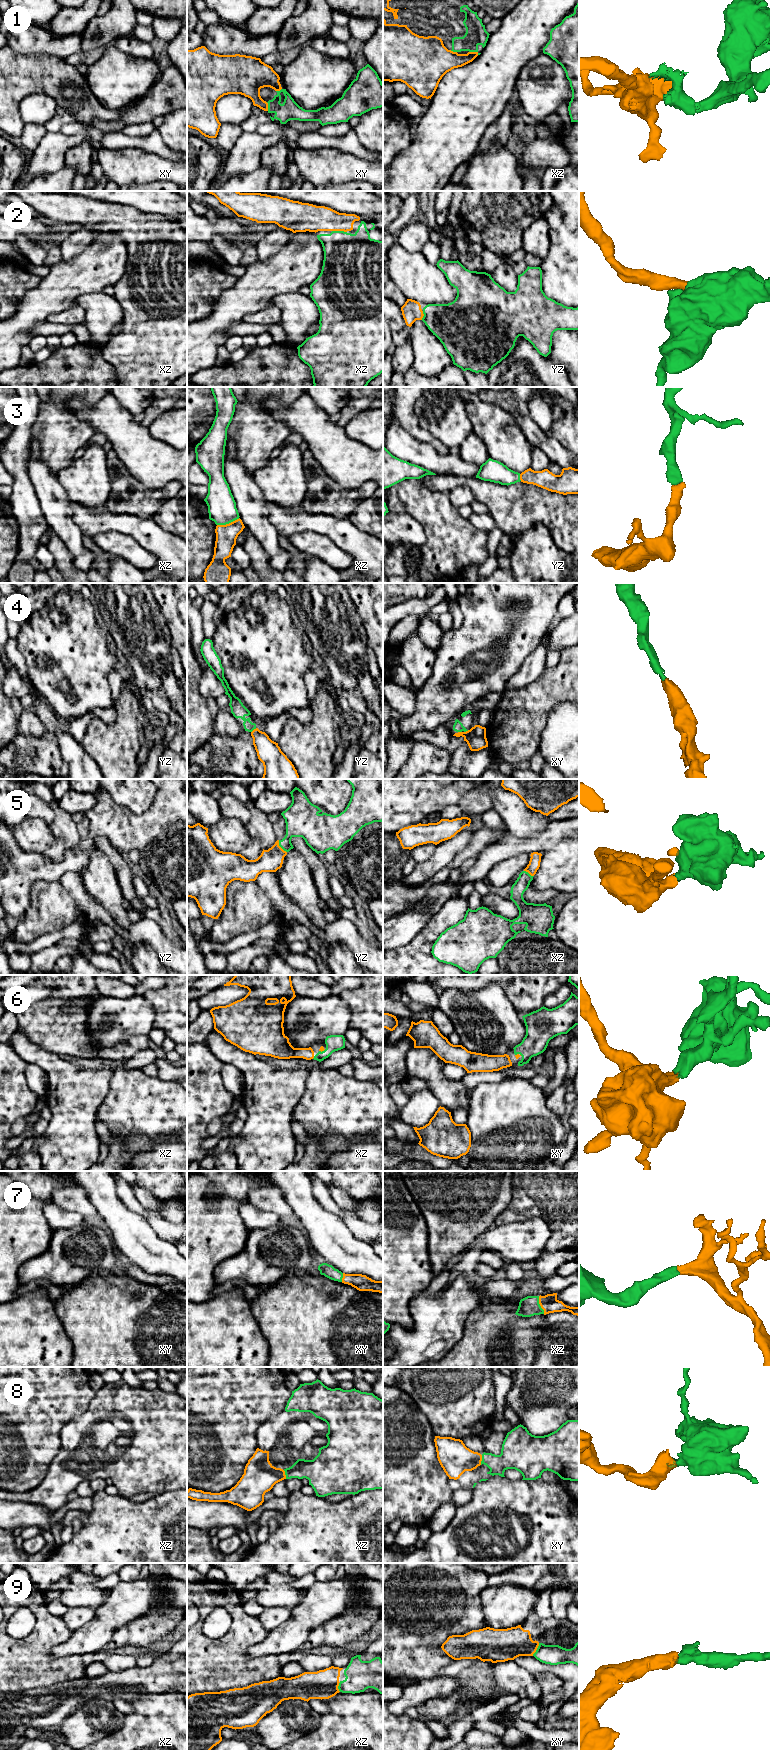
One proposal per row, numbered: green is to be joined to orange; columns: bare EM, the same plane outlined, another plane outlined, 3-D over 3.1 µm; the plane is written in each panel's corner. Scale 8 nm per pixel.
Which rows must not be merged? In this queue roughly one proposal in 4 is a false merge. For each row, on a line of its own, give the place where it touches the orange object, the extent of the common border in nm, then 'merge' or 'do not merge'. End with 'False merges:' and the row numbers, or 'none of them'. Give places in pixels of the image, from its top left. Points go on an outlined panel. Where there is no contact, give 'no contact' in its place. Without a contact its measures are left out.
1: meets orange in xz at (474, 52); contact 80 nm long; merge
2: meets orange in xz at (339, 230); contact 120 nm long; merge
3: meets orange in xz at (229, 523); contact 190 nm long; merge
4: meets orange in yz at (253, 730); contact 60 nm long; merge
5: meets orange in yz at (279, 846); contact 120 nm long; merge
6: meets orange in xz at (313, 1057); contact 30 nm long; merge
7: meets orange in xz at (540, 1305); contact 150 nm long; merge
8: meets orange in xy at (481, 1460); contact 80 nm long; merge
9: meets orange in xy at (536, 1649); contact 120 nm long; merge
False merges: none of them

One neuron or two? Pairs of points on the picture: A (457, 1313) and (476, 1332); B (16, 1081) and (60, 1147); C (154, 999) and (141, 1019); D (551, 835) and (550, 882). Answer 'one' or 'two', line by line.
A: two
B: two
C: two
D: two

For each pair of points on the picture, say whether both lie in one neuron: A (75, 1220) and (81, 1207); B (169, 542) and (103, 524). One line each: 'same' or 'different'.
A: different
B: same

